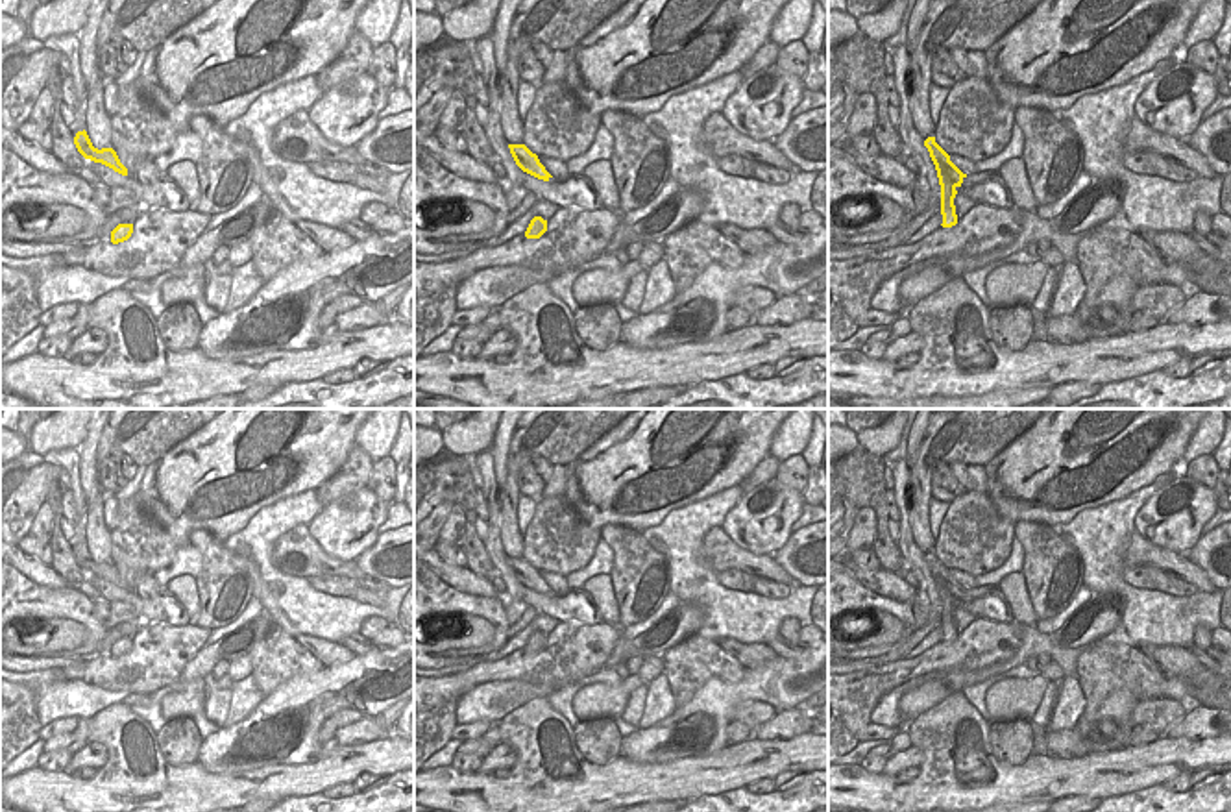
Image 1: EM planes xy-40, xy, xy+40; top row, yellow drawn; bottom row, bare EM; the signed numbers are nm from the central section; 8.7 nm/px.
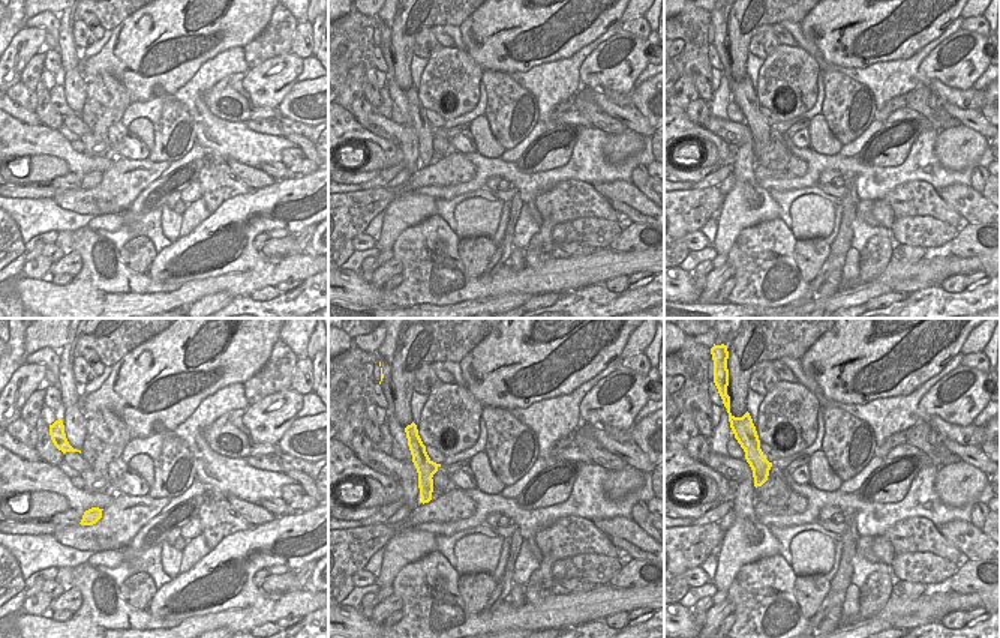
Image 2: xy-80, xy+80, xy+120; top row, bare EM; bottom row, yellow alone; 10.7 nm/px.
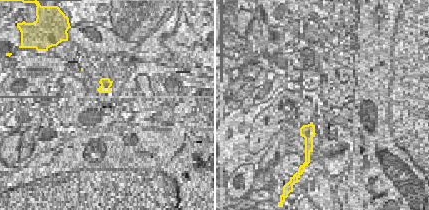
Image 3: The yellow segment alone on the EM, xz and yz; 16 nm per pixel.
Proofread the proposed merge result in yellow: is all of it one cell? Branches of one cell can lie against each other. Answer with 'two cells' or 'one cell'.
two cells

